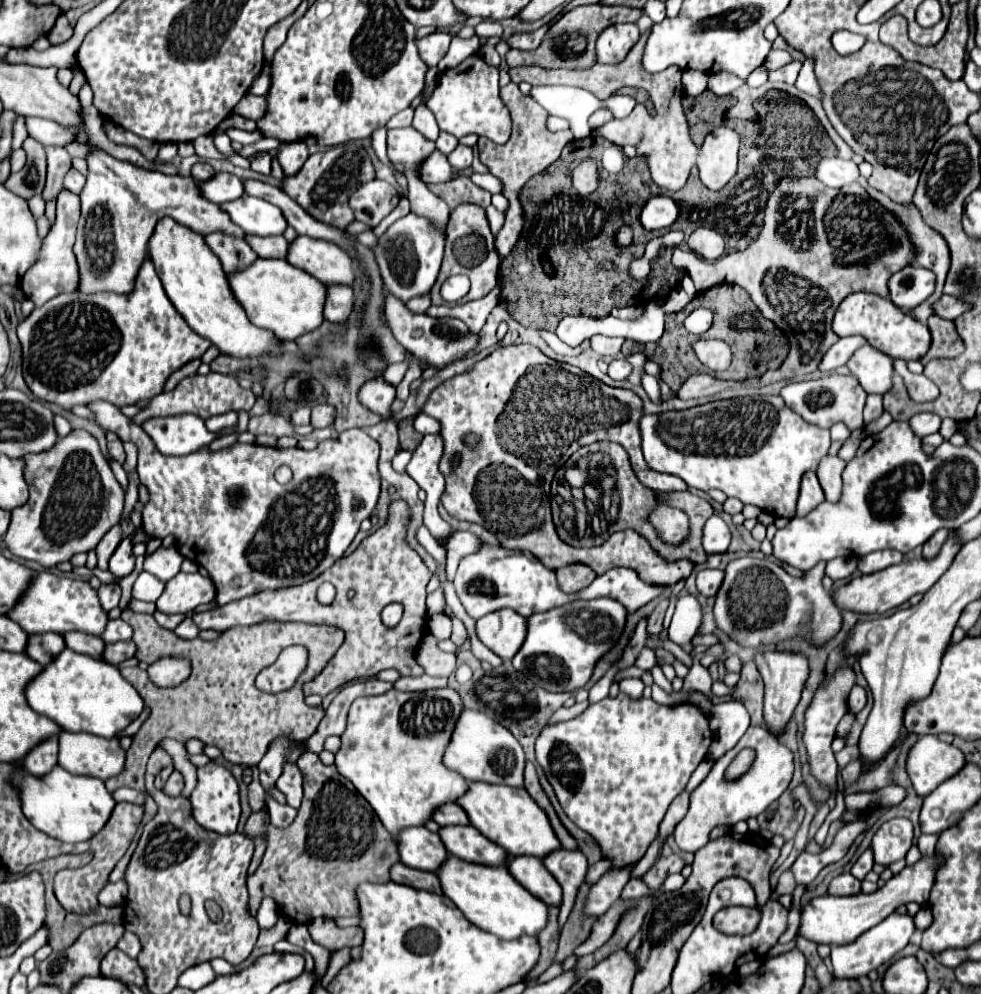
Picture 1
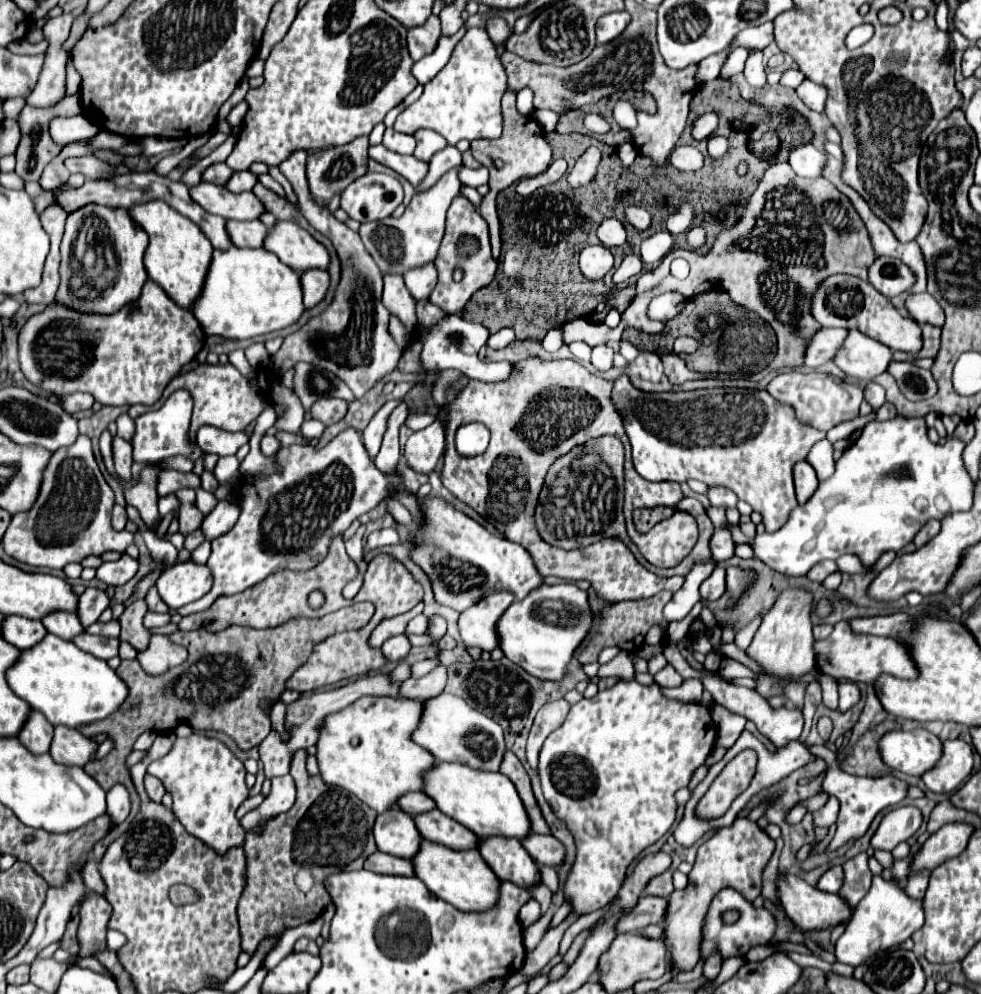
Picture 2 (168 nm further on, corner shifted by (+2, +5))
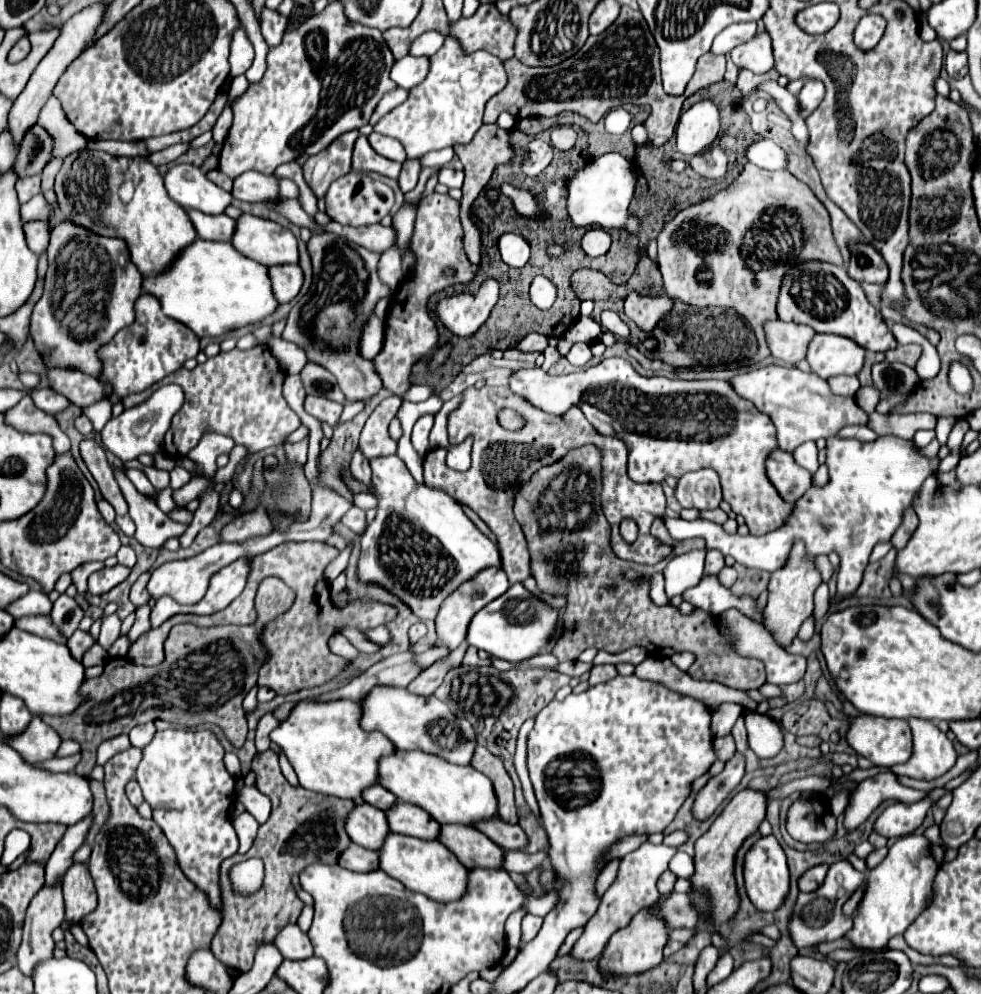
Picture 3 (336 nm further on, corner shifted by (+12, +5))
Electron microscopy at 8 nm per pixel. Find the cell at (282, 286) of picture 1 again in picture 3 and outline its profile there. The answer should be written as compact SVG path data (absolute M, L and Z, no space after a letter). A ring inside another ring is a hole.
M201 238L183 250L165 274L143 278L143 292L157 296L163 312L183 322L199 338L221 338L231 330L257 324L279 306L267 266L245 258L229 242L207 242Z

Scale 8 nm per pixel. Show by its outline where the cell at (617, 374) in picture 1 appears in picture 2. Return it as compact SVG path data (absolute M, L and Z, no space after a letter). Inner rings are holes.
M599 344L591 352L591 364L597 370L609 370L613 366L613 348L607 344Z

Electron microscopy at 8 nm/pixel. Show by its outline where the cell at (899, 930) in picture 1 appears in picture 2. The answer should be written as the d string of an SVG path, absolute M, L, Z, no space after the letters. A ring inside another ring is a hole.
M873 876L867 896L855 906L851 920L845 928L845 934L837 940L835 956L843 964L859 966L865 958L873 956L875 952L887 950L911 938L911 934L919 930L923 922L925 922L925 914L923 914L921 900L909 898L905 892L905 886L901 886L899 882L883 880L881 876Z

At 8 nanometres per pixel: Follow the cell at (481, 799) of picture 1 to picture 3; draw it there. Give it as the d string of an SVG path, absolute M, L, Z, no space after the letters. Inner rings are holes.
M397 750L393 756L379 760L379 774L379 784L387 786L387 790L391 790L399 802L423 808L439 824L475 826L477 822L499 816L497 796L491 780L471 766L457 766L421 750Z

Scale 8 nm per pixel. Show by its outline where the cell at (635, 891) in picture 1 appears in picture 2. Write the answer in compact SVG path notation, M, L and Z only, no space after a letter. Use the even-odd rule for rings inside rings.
M667 870L667 872L663 872L661 876L657 876L657 878L653 878L649 882L649 886L645 888L645 894L651 894L651 896L669 896L673 890L675 890L673 888L673 872Z

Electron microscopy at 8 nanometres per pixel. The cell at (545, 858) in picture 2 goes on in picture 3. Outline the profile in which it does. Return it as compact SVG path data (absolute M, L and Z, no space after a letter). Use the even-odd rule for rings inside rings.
M501 818L483 822L483 826L477 826L477 828L483 830L483 834L487 834L503 850L525 850L529 844L527 834L521 830L521 826L511 826Z

